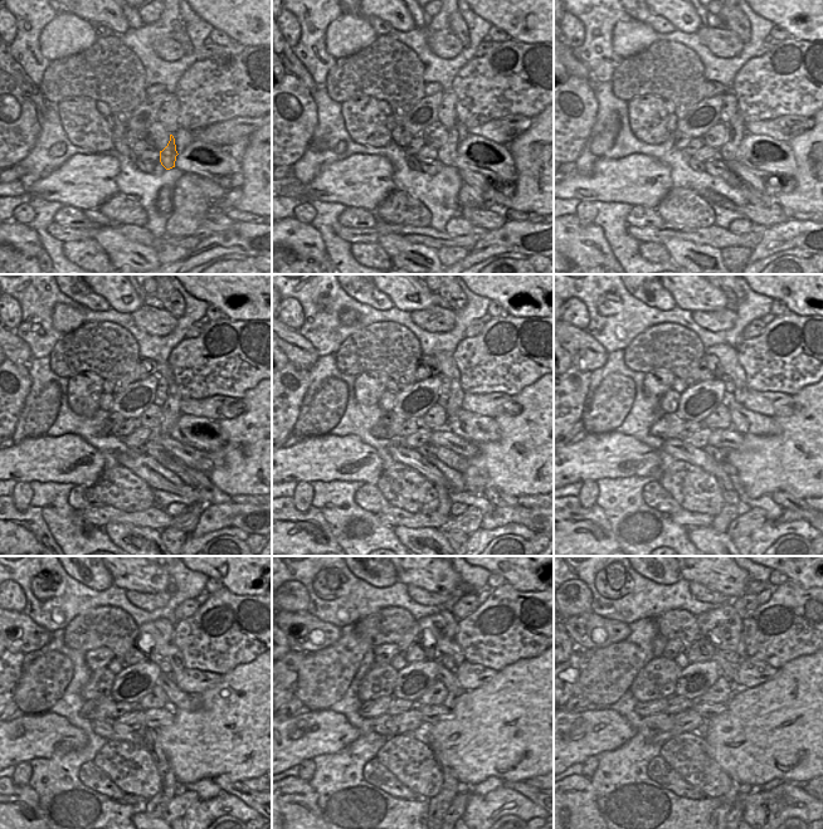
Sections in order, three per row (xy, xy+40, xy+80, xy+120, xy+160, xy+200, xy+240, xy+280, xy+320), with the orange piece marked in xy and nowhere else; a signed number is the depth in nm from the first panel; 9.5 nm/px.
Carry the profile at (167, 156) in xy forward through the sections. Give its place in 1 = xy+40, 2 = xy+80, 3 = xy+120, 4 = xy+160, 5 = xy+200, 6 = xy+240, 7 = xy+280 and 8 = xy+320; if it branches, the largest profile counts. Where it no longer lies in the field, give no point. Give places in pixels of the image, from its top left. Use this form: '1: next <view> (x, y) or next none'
1: next xy+40 (447, 154)
2: next xy+80 (736, 126)
3: next xy+120 (171, 410)
4: next xy+160 (447, 364)
5: next xy+200 (726, 354)
6: next xy+240 (162, 632)
7: next xy+280 (443, 627)
8: next xy+320 (722, 625)

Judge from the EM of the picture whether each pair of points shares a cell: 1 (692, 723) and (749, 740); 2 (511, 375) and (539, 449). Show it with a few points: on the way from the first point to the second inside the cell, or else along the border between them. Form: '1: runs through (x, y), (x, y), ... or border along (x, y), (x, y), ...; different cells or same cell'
1: border along (705, 721), (700, 731); different cells
2: border along (540, 376), (512, 396); different cells

